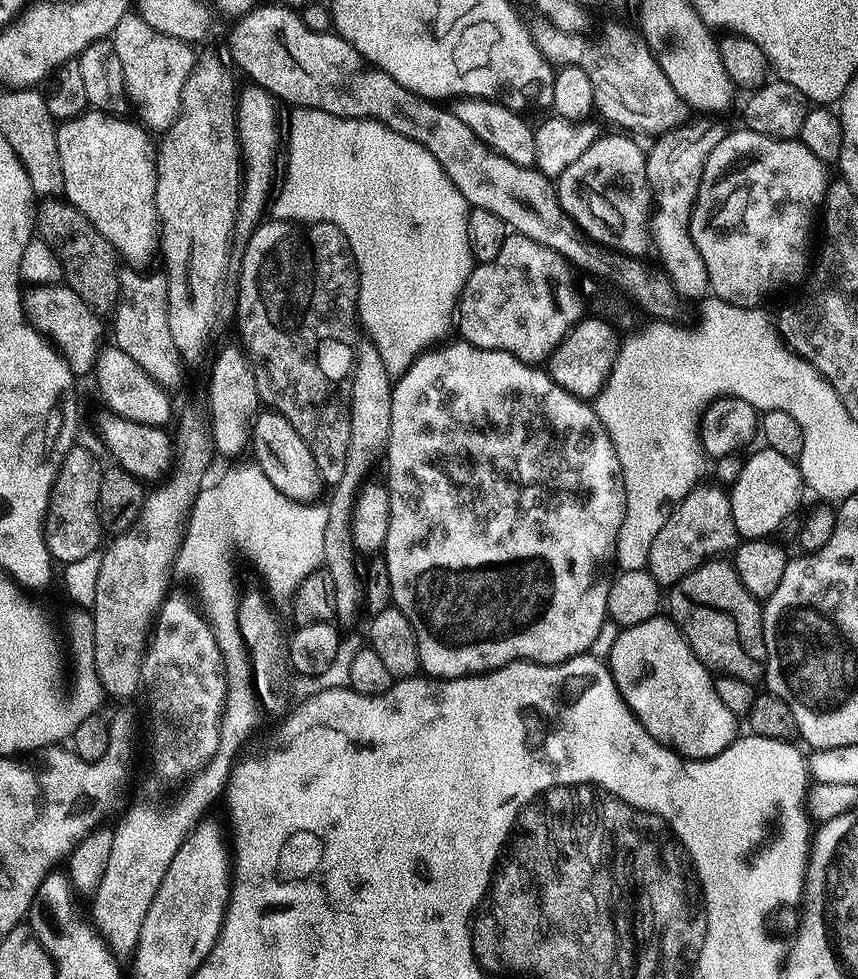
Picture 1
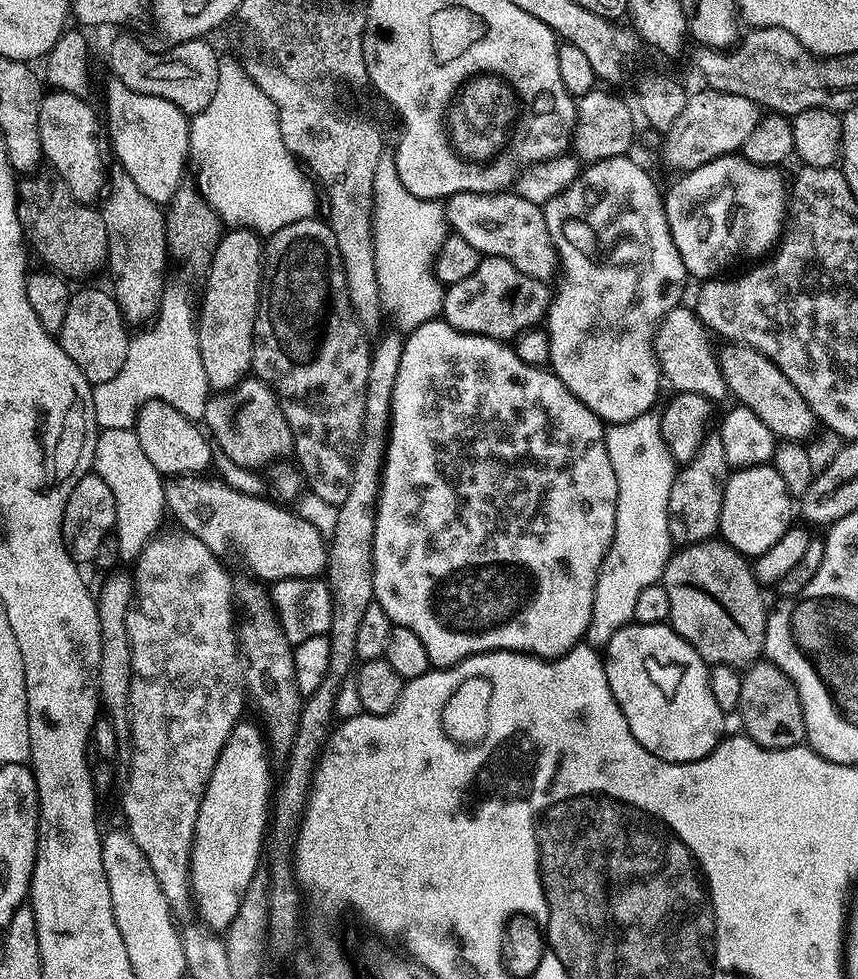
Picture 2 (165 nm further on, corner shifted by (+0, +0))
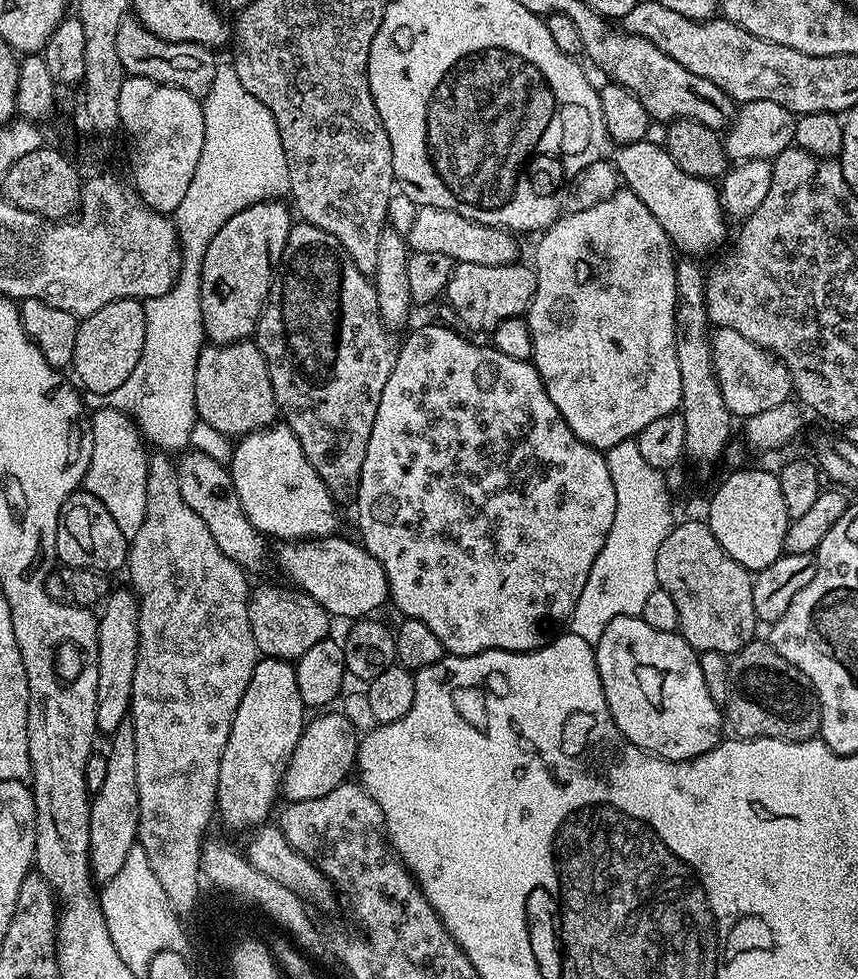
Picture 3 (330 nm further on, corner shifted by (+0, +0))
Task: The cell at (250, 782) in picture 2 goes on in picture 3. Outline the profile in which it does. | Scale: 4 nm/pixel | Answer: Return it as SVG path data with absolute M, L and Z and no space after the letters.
M273 656L257 659L246 694L242 694L242 702L238 702L230 738L226 738L226 750L222 750L216 791L220 818L249 830L269 819L268 811L276 800L276 792L278 796L281 791L284 771L304 735L305 723L306 709L298 694L295 663Z

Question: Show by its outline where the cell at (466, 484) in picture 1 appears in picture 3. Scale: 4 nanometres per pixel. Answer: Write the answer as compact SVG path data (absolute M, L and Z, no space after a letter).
M424 324L421 328L416 328L408 337L405 338L404 344L399 345L398 355L394 362L394 370L390 370L390 378L386 382L386 390L382 390L382 402L378 402L378 414L374 418L374 430L370 434L370 446L366 446L366 462L362 462L362 478L358 486L358 494L354 501L356 507L356 516L360 519L360 536L365 550L386 570L388 579L388 594L391 603L396 603L396 608L401 613L401 617L418 622L426 622L434 634L438 634L438 640L442 642L445 653L453 656L473 656L479 652L489 652L491 648L501 648L503 652L530 652L545 643L549 635L548 627L555 620L567 621L571 617L574 606L582 594L582 586L586 586L586 578L590 574L590 566L594 566L594 558L602 550L606 542L606 534L614 522L614 510L616 509L616 499L614 498L614 482L610 482L610 470L608 469L607 455L601 449L591 448L586 442L582 442L566 426L562 414L558 414L558 406L550 402L550 394L546 394L542 378L538 370L527 360L518 358L506 358L497 348L475 344L472 340L467 340L464 336L459 336L452 328L443 328L440 324Z

